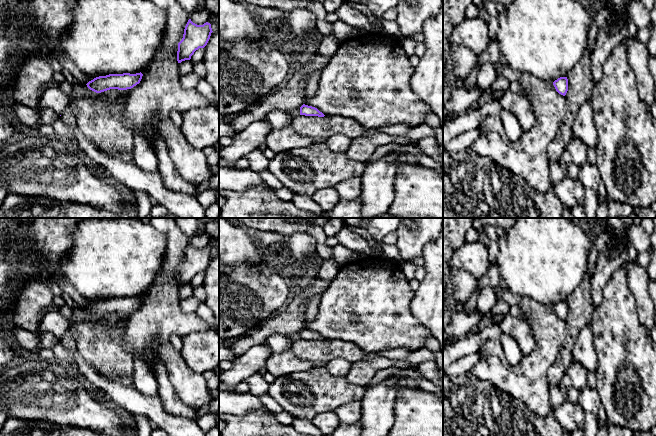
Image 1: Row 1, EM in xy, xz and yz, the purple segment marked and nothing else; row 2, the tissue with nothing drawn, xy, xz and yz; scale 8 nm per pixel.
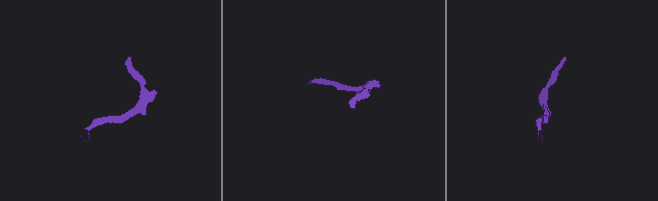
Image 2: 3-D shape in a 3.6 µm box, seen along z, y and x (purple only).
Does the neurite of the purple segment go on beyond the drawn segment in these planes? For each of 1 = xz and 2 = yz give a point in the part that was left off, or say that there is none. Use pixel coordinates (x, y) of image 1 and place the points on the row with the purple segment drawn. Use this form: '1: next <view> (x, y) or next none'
1: next none
2: next none

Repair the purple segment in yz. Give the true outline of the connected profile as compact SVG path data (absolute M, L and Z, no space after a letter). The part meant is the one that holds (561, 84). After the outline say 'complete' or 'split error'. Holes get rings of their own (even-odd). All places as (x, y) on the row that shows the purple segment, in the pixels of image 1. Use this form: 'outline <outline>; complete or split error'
outline M567 77L558 78L557 80L555 80L553 82L553 85L559 94L561 94L563 96L566 95L566 93L568 91L568 79L567 79Z; complete

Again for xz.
outline M303 104L300 107L300 115L324 117L325 115L317 108Z; complete

